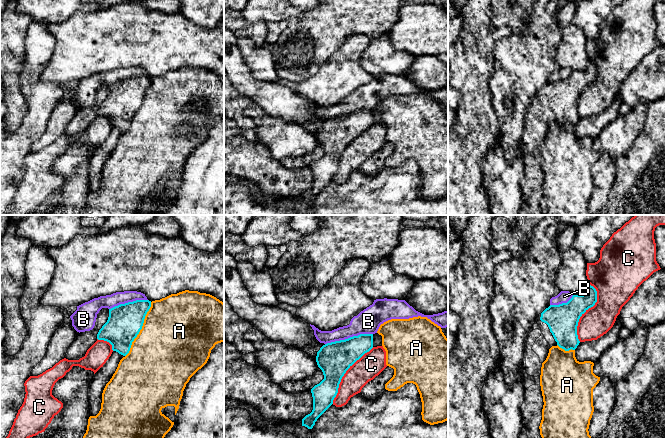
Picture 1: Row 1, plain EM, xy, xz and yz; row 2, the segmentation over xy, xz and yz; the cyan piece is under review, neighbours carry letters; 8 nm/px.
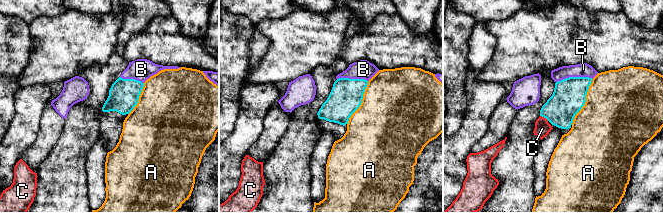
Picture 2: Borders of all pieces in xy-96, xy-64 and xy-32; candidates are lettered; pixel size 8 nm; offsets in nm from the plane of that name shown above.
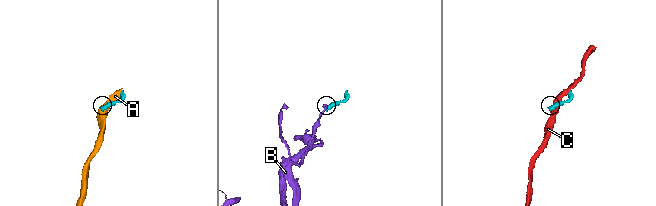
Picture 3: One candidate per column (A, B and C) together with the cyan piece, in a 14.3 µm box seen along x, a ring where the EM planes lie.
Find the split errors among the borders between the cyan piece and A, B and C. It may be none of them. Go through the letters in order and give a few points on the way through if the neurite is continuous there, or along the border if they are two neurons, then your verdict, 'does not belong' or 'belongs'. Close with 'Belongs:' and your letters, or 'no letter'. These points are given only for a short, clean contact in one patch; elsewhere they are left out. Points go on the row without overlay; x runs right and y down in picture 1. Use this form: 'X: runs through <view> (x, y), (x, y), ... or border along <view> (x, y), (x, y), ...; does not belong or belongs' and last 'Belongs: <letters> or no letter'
A: border along xy (151, 78), (142, 104), (125, 132); does not belong
B: does not belong
C: does not belong
Belongs: no letter

